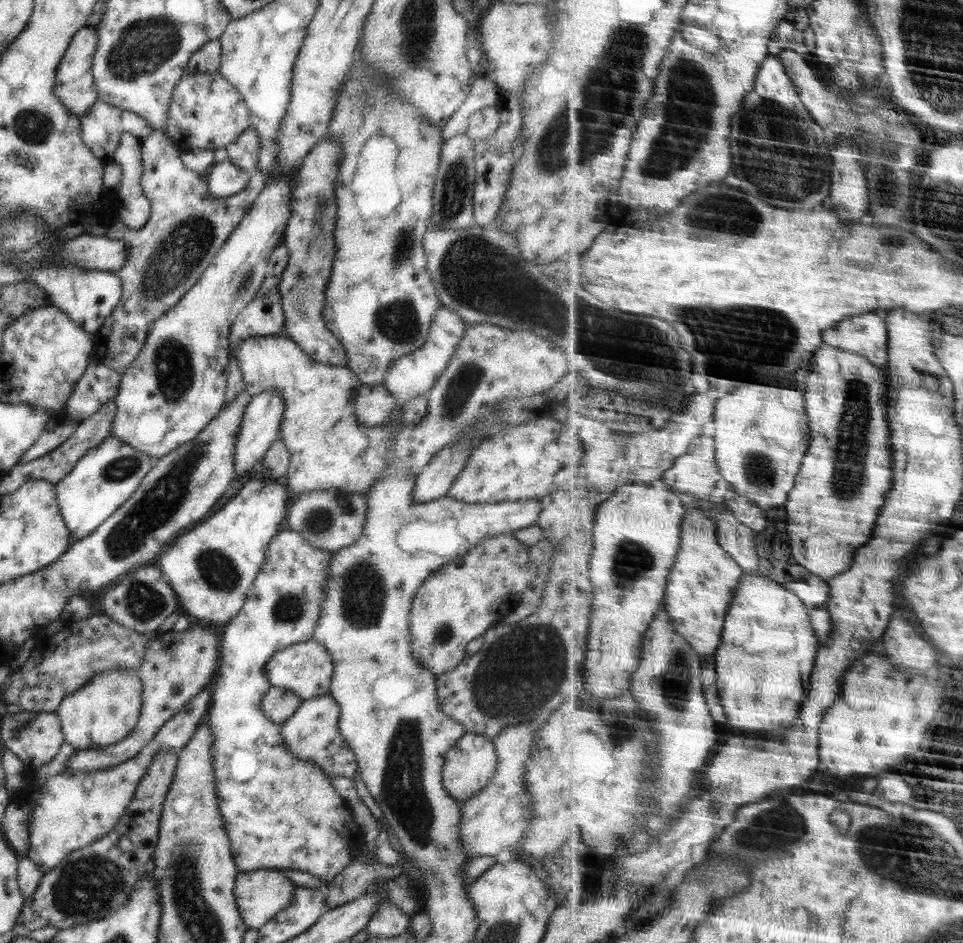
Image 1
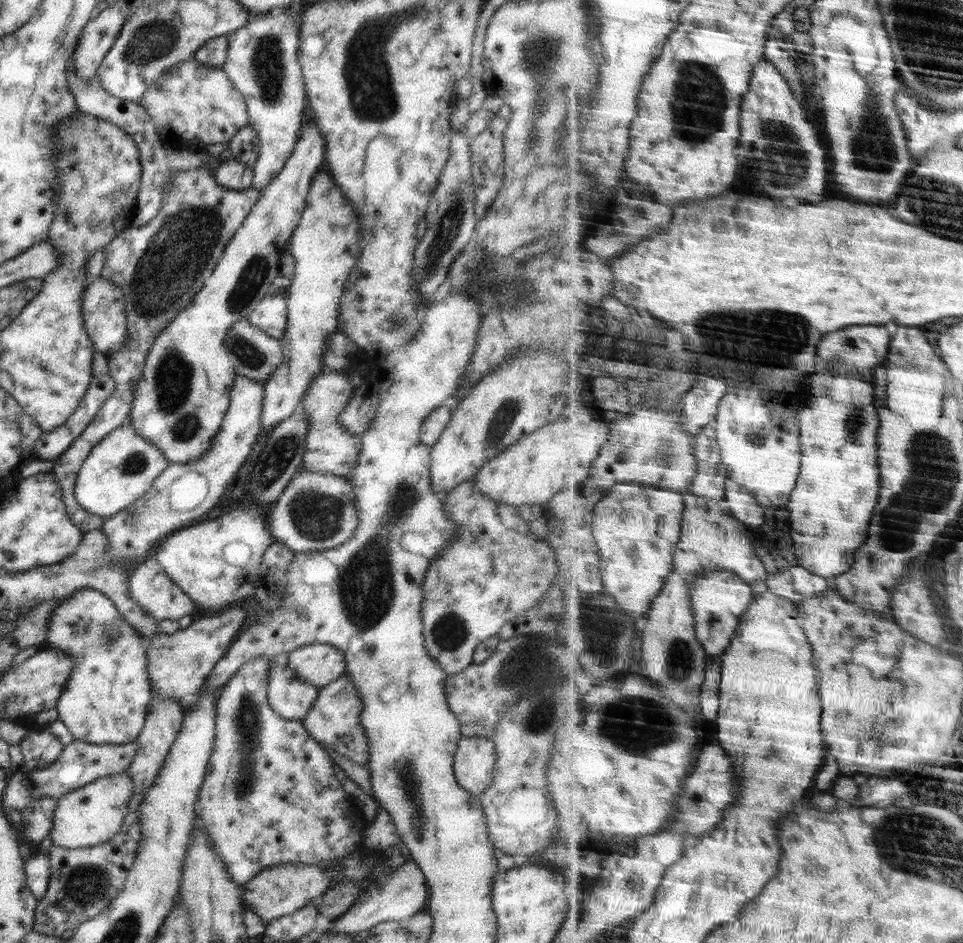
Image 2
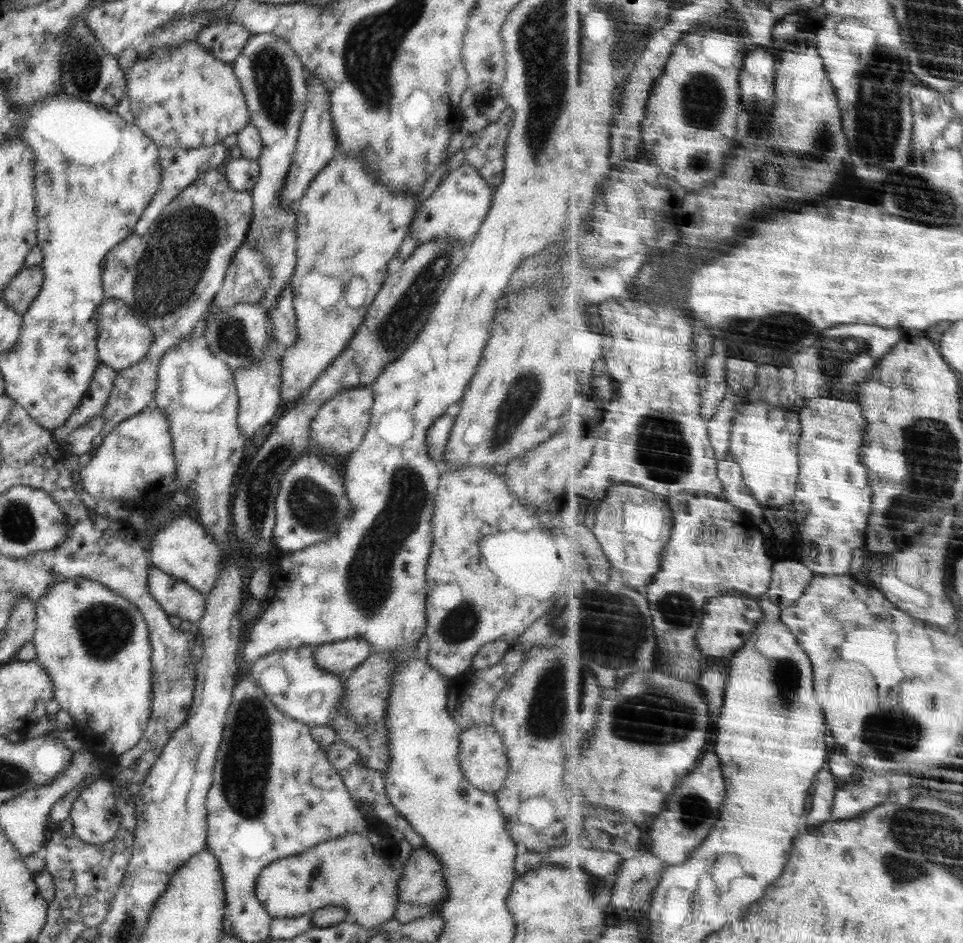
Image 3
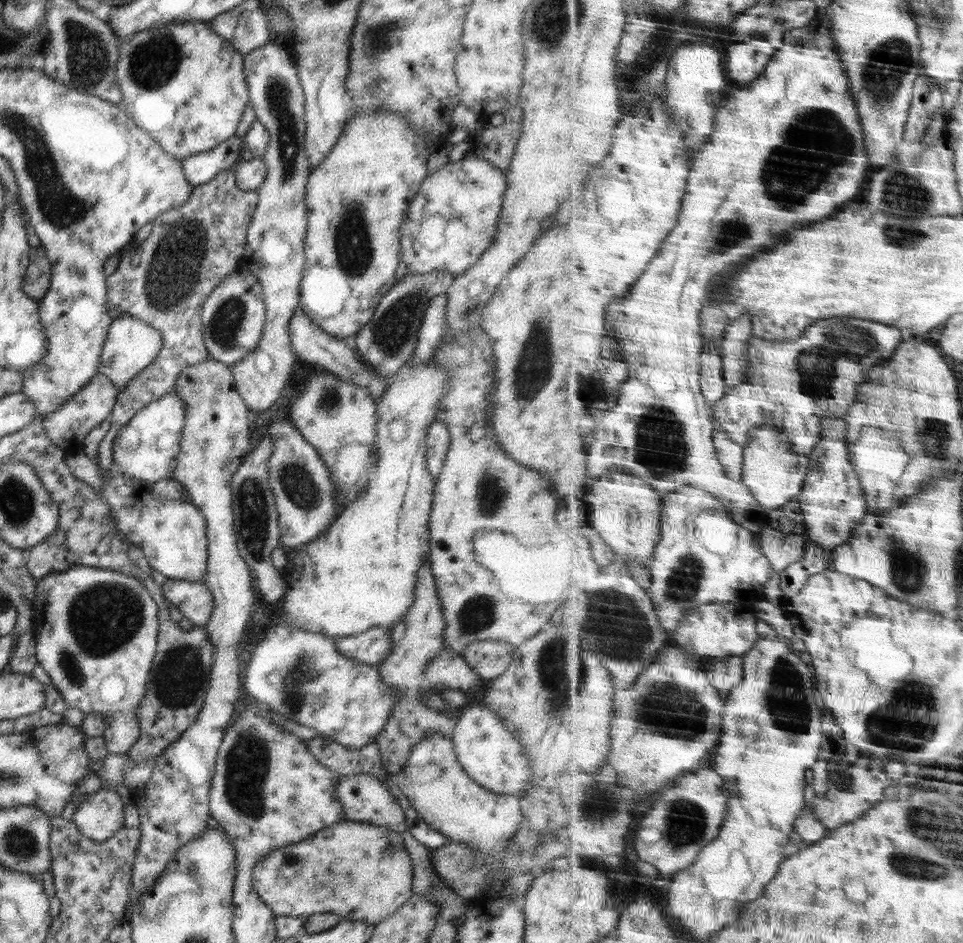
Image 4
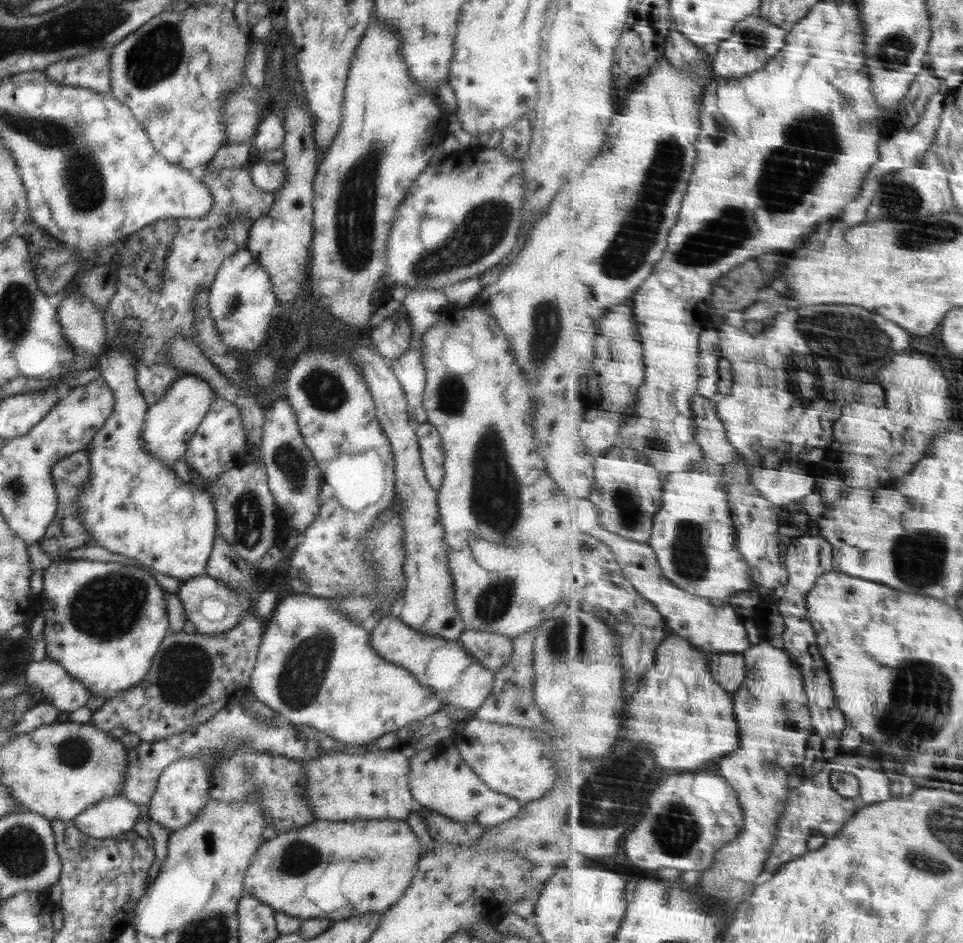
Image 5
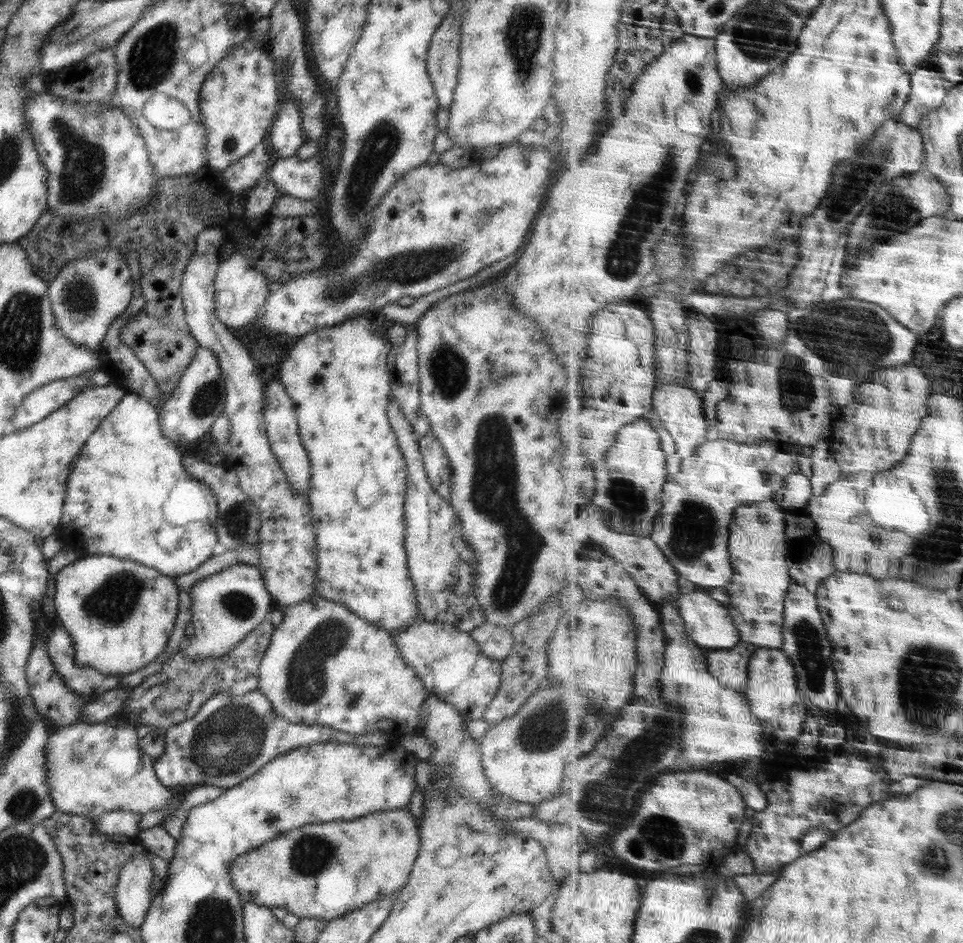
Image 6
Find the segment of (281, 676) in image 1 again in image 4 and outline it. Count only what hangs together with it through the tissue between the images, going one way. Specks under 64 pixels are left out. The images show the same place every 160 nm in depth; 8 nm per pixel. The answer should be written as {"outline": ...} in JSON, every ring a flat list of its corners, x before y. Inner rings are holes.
{"outline":[[372,627,357,635,337,637,335,647,350,660,377,665,391,653,391,629]]}

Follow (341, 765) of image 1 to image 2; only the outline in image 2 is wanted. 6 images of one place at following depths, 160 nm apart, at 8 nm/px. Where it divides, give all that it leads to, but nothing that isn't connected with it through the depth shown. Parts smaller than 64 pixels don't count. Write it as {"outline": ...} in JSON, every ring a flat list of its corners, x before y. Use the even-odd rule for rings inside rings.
{"outline":[[344,673,334,682,320,688,317,699,314,700,306,716,302,717,301,722,318,745,324,745,330,751,336,751,340,756,350,759,356,764,366,765,370,760,370,747,368,747,366,731,360,722,361,710,362,701,359,698,359,692,355,689,349,676]]}

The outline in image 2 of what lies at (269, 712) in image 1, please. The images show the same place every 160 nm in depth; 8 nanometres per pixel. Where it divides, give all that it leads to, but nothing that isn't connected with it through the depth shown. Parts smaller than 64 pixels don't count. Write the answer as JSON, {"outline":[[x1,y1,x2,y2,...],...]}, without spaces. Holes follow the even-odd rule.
{"outline":[[285,657,271,662,268,678,267,701,272,710,288,721,301,721,317,699,320,688,301,680,287,665]]}

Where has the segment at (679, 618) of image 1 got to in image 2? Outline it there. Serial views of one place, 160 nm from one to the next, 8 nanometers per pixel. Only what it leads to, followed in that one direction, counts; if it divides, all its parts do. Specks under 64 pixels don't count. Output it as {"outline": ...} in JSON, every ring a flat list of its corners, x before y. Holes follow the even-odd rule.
{"outline":[[728,569,710,571,696,577,691,584,693,611,697,620,697,637,711,655,724,655,733,643,741,623,741,616,749,610,755,592,748,581]]}

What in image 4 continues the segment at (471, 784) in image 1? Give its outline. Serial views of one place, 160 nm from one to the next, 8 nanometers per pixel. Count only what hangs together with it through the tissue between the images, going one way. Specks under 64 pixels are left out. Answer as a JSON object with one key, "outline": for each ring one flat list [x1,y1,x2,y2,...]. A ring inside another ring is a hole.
{"outline":[[470,701,463,706,458,726,451,738,458,763,474,782,500,795,520,796,530,788,529,758,519,748,511,730,496,718,483,702]]}

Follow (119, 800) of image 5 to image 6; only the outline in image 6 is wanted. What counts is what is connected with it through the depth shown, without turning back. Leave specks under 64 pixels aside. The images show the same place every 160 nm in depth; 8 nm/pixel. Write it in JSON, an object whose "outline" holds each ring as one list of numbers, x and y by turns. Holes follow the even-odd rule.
{"outline":[[118,809,103,812,92,821,103,835,134,838,139,833,141,816,135,812]]}

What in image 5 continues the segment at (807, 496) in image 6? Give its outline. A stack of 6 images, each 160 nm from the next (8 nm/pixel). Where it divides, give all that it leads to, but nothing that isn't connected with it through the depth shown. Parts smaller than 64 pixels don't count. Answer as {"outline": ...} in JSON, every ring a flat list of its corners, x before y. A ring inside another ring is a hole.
{"outline":[[809,465,803,470,753,467,751,485,781,508,783,505,802,502,805,496,815,491,818,487,817,477,812,476,811,472,812,467]]}

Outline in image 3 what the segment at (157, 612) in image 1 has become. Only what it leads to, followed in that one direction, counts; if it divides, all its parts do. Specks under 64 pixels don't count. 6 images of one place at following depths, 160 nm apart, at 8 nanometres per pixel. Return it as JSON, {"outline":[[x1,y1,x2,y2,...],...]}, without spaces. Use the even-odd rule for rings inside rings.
{"outline":[[150,564,147,588,166,614,195,624,205,613,205,594]]}

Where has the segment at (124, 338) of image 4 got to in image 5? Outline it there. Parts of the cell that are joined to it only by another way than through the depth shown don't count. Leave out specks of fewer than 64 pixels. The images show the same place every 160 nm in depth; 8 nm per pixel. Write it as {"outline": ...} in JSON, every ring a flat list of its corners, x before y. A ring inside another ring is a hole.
{"outline":[[104,350,96,368,113,392,113,411,90,441,91,477,81,488,77,505,95,544,137,560,166,576,185,581,205,572,217,533,213,498,205,489,184,482,172,467,145,450,142,427,149,403,134,378,135,354]]}

